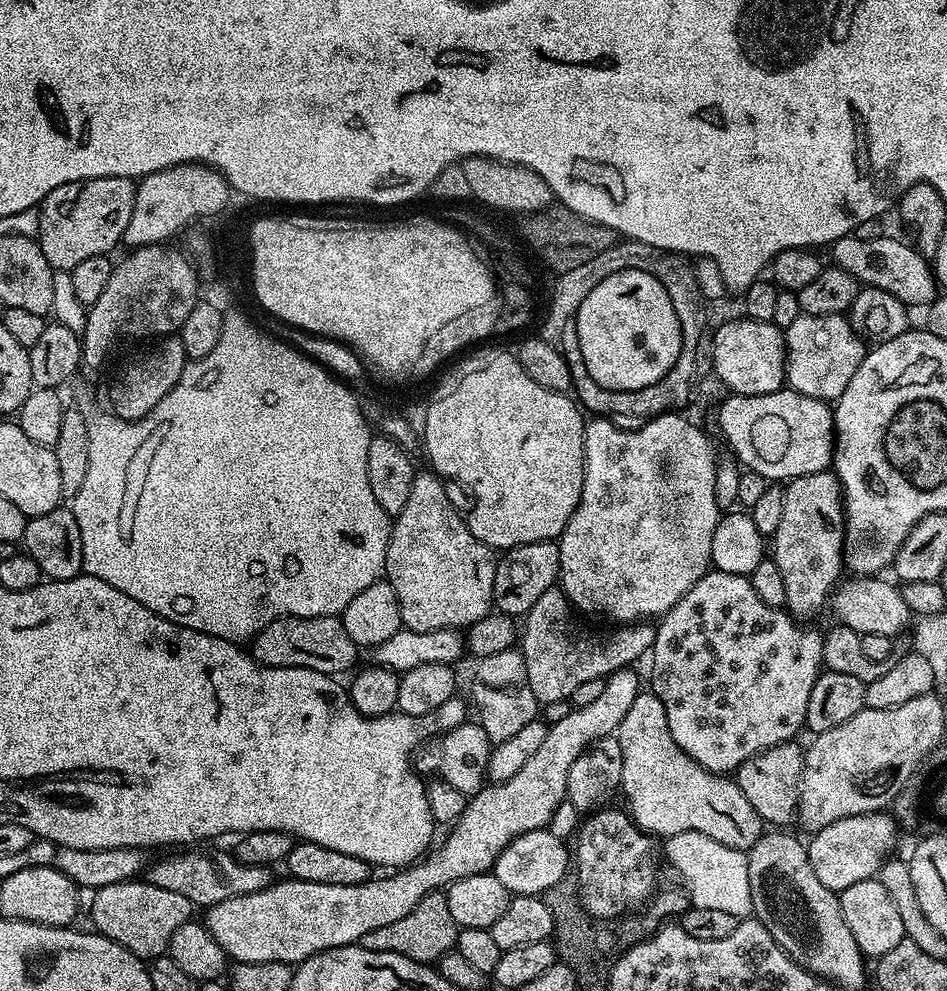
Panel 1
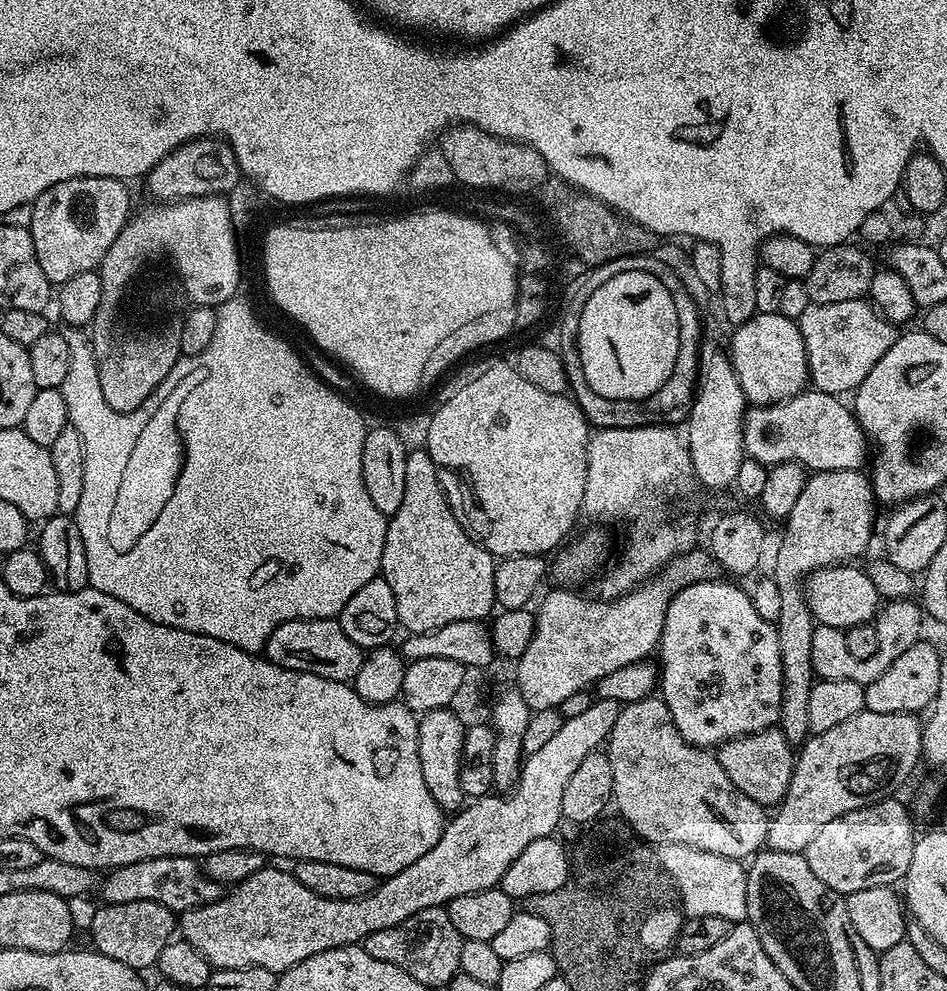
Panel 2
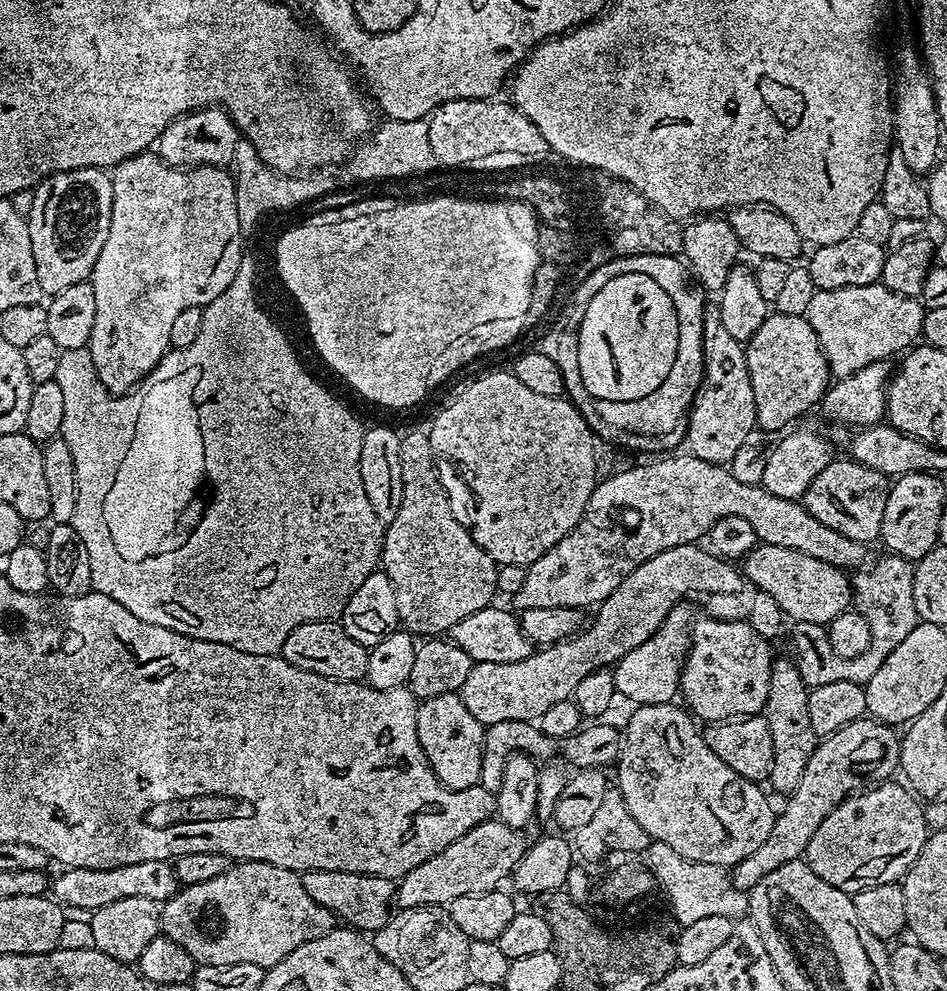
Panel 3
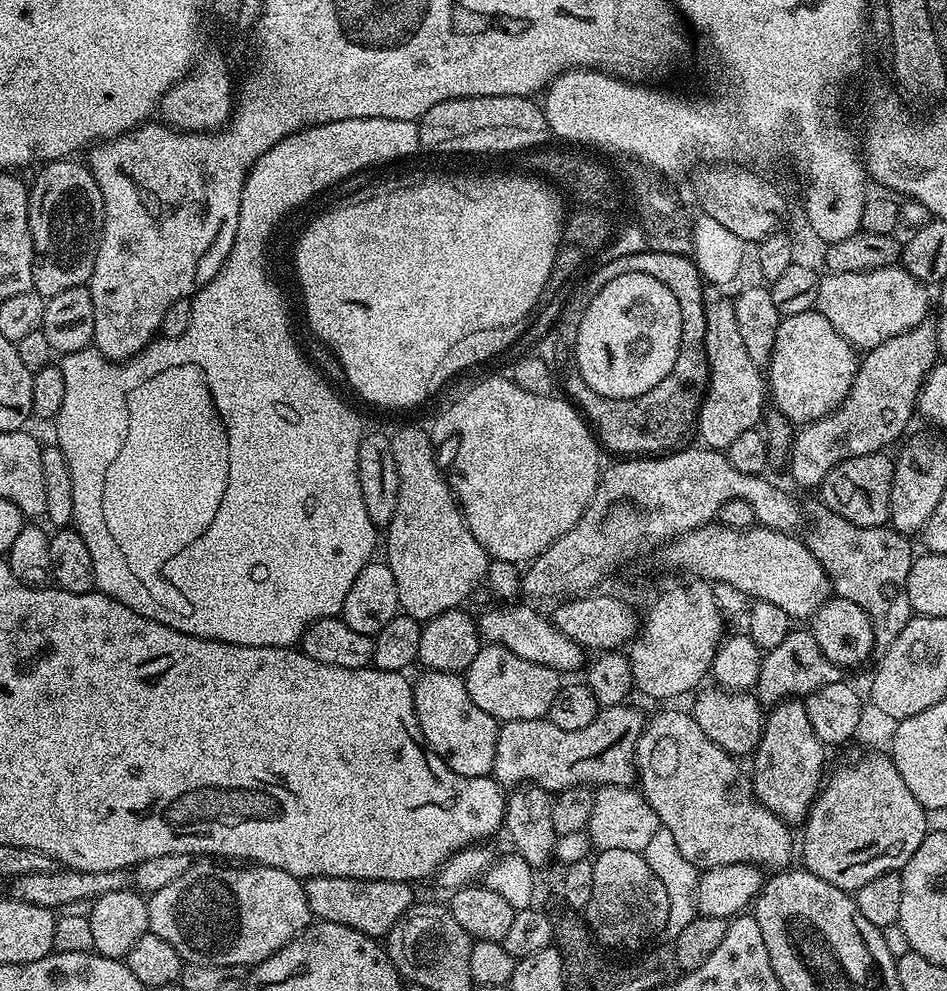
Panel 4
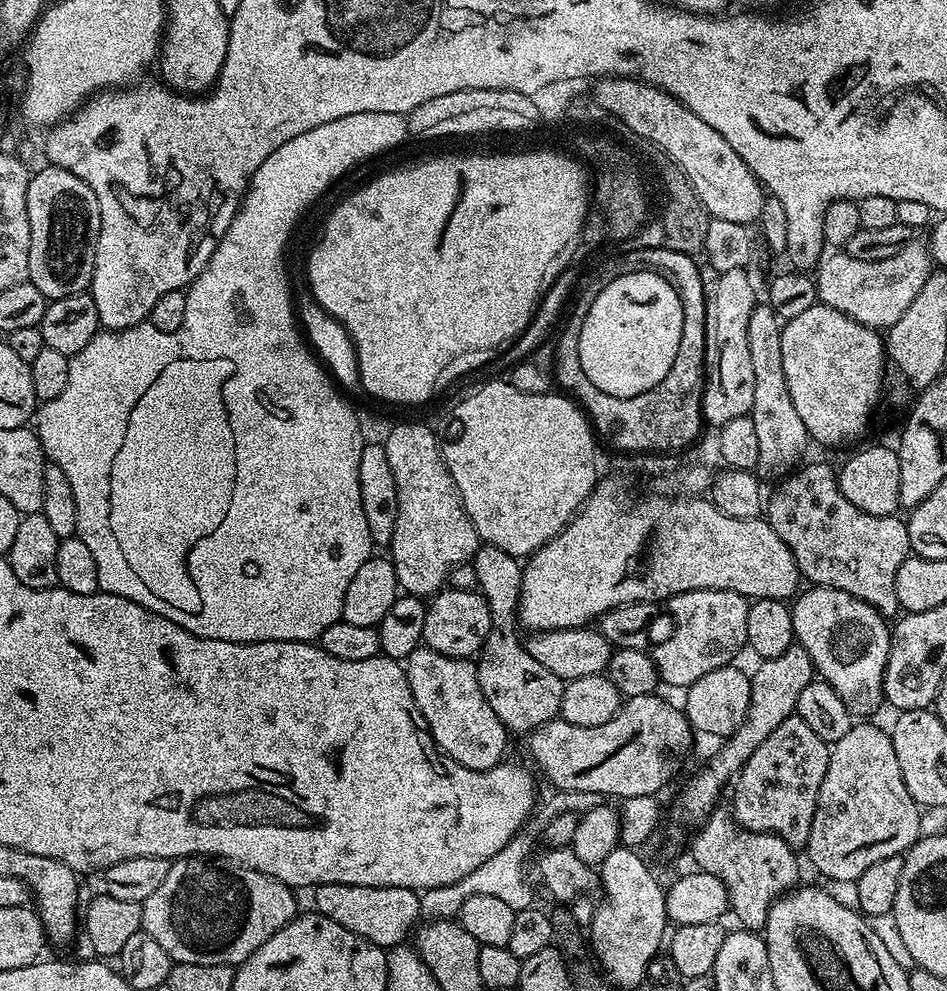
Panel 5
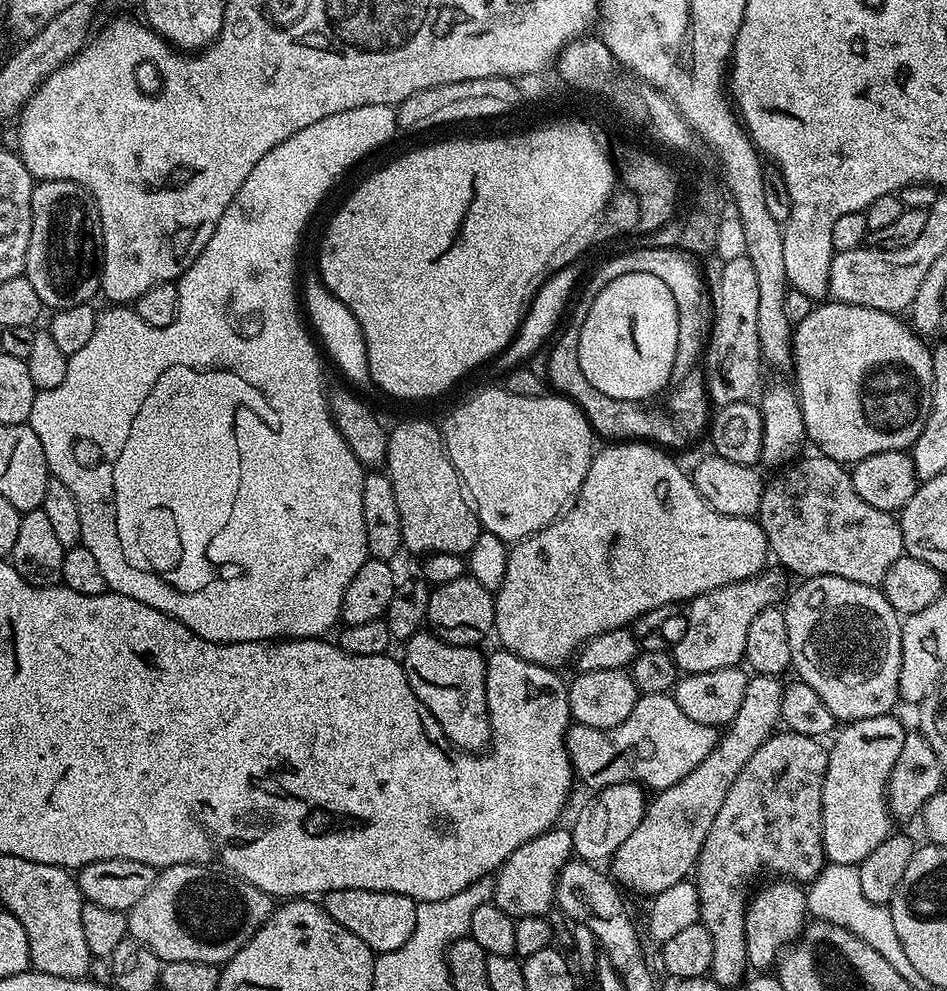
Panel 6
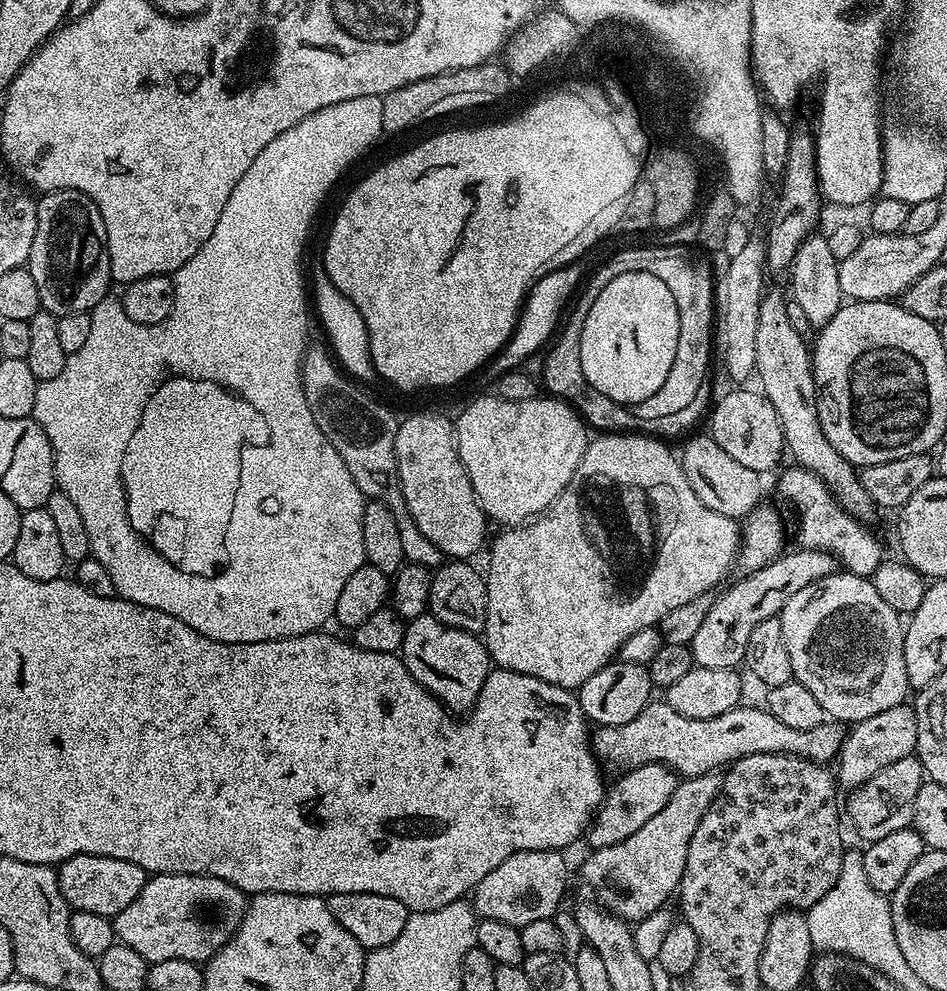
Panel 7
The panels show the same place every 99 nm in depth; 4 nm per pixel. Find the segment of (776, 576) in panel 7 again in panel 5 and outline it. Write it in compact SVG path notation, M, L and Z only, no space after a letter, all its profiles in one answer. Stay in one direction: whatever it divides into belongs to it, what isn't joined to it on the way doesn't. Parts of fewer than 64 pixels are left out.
M690 590L672 597L666 608L672 615L672 633L651 649L650 655L656 663L661 681L672 688L687 690L702 674L718 670L733 663L748 642L746 618L748 617L749 597L730 590Z

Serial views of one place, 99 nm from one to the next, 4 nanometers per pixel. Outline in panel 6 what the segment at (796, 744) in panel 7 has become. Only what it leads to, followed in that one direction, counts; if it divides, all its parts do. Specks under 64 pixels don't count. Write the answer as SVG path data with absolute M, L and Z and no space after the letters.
M650 694L641 695L634 710L630 710L630 718L626 718L626 722L613 728L591 728L573 723L564 741L575 779L579 783L581 780L591 790L609 788L615 784L639 784L648 790L659 790L674 786L686 778L686 774L690 774L690 770L694 770L694 766L698 766L698 762L702 762L710 750L714 750L717 739L717 729L702 726L702 722L694 722L694 718L682 714L675 695Z

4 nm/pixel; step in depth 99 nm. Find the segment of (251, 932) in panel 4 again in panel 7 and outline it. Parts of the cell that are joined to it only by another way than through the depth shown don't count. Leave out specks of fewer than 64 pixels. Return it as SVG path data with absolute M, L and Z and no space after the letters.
M159 874L153 875L142 886L142 894L126 906L112 920L119 943L130 946L149 964L166 962L166 958L186 958L197 962L207 962L219 948L226 946L230 938L238 930L244 912L248 909L249 897L238 886L226 882L222 878L213 876L199 876L198 874Z

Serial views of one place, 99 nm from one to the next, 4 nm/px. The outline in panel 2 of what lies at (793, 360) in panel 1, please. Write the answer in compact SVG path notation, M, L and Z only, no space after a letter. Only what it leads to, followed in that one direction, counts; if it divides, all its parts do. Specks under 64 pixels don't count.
M867 299L832 302L829 305L809 303L798 319L808 359L808 378L817 392L833 394L851 393L874 370L878 358L890 350L898 335L897 325L879 311Z

